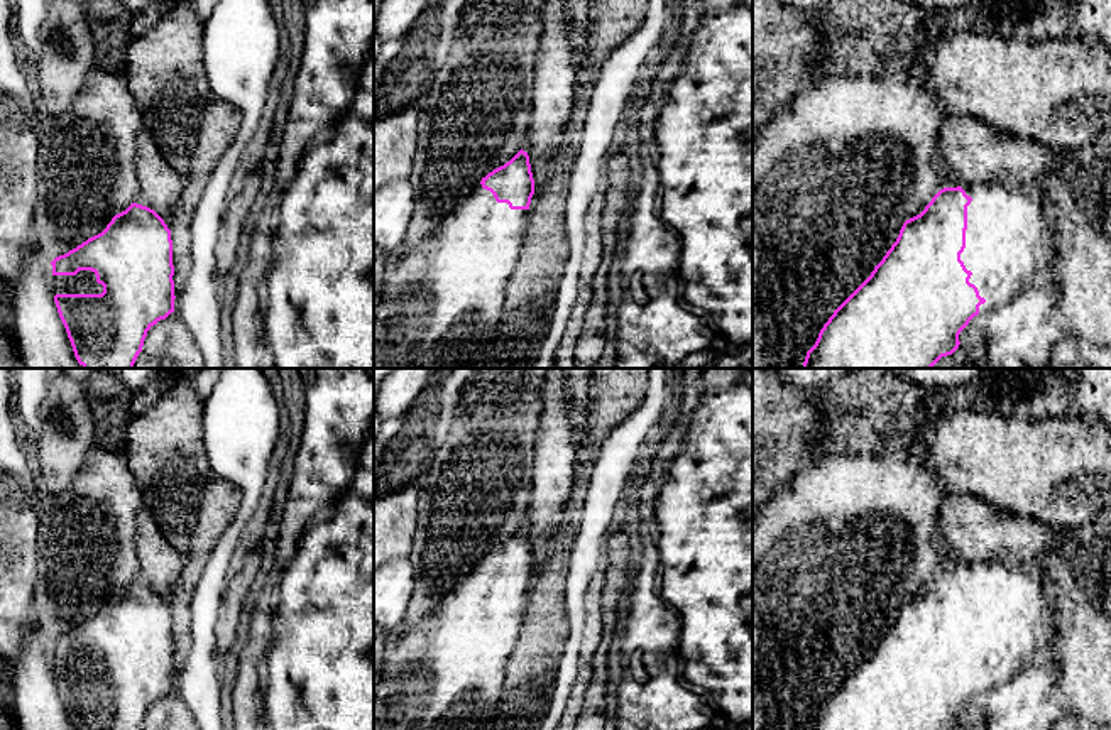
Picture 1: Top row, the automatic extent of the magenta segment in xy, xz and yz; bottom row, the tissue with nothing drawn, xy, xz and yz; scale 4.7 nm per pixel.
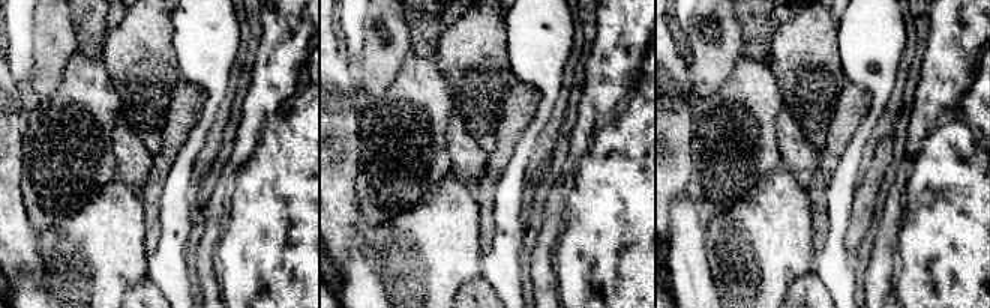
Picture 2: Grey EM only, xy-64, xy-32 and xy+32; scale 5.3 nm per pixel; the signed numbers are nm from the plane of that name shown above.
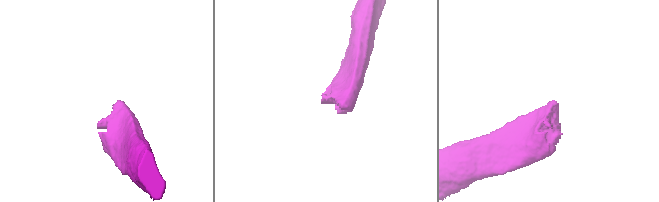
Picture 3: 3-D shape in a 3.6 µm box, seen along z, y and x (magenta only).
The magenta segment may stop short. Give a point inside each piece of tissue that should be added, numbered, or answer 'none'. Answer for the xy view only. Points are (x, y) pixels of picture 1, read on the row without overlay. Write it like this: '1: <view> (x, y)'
1: xy (85, 659)

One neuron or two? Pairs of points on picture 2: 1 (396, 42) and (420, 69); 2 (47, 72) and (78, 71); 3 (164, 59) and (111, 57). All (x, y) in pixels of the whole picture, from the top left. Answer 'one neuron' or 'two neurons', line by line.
1: two neurons
2: two neurons
3: one neuron

